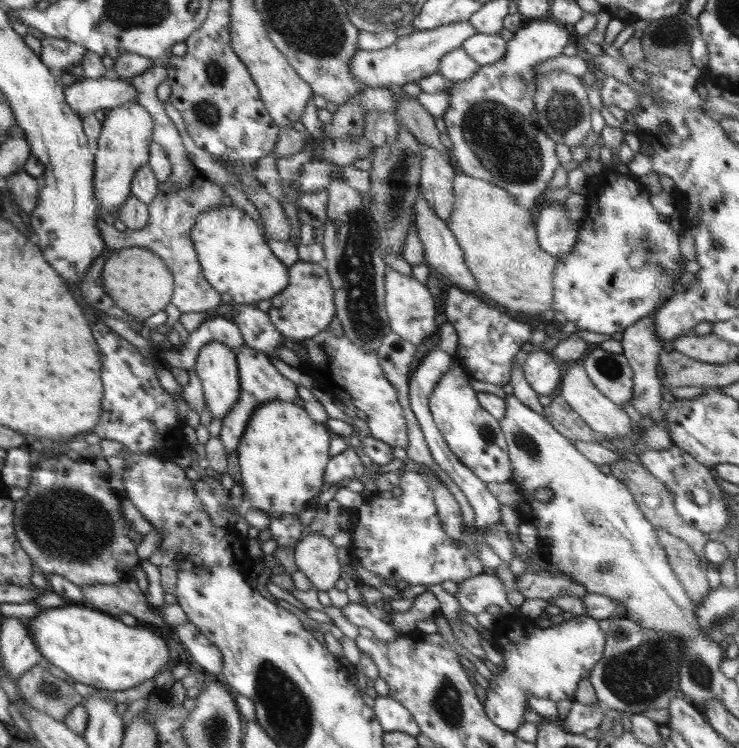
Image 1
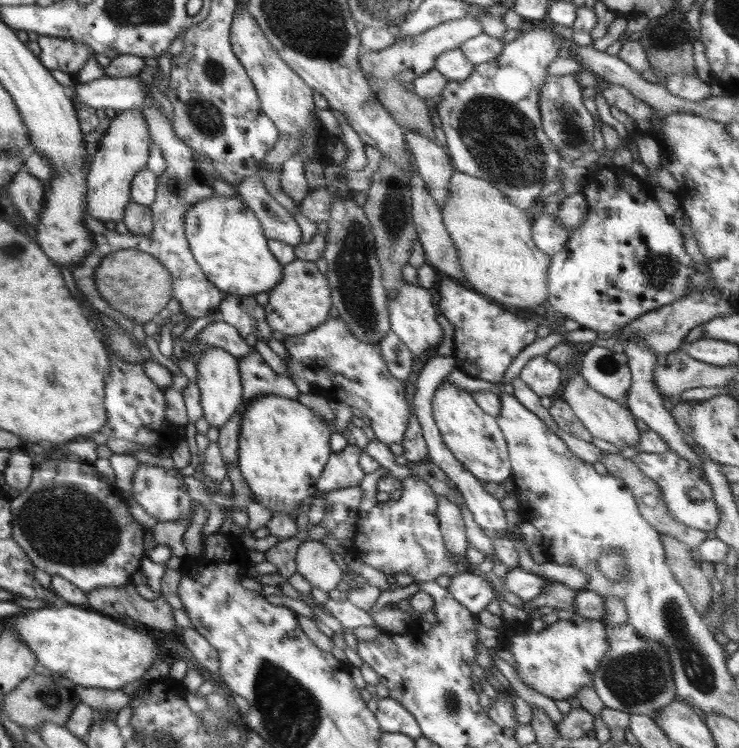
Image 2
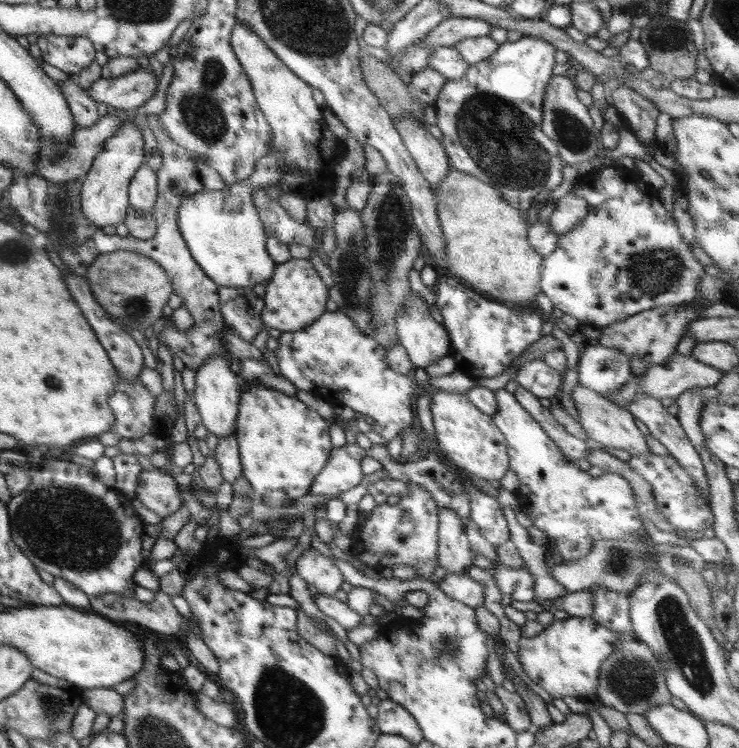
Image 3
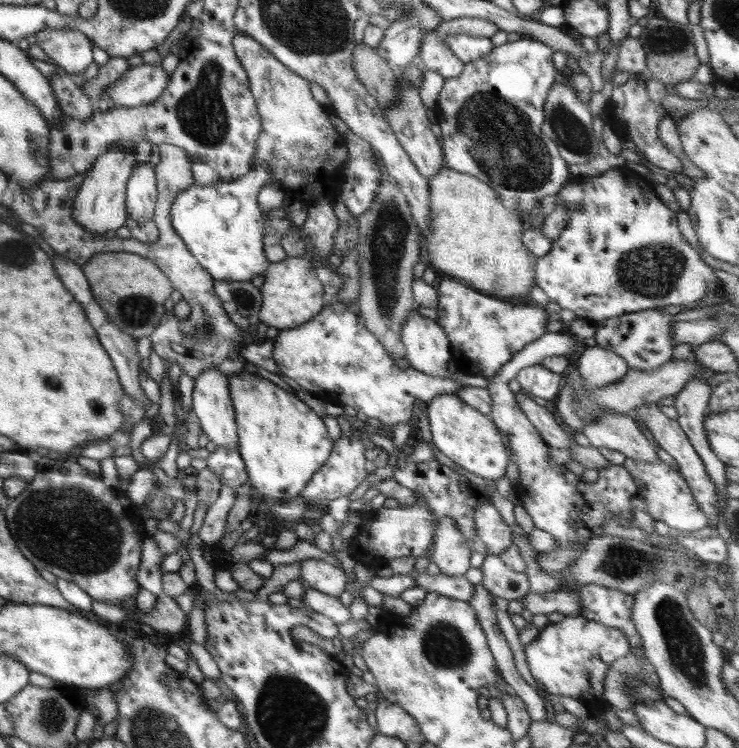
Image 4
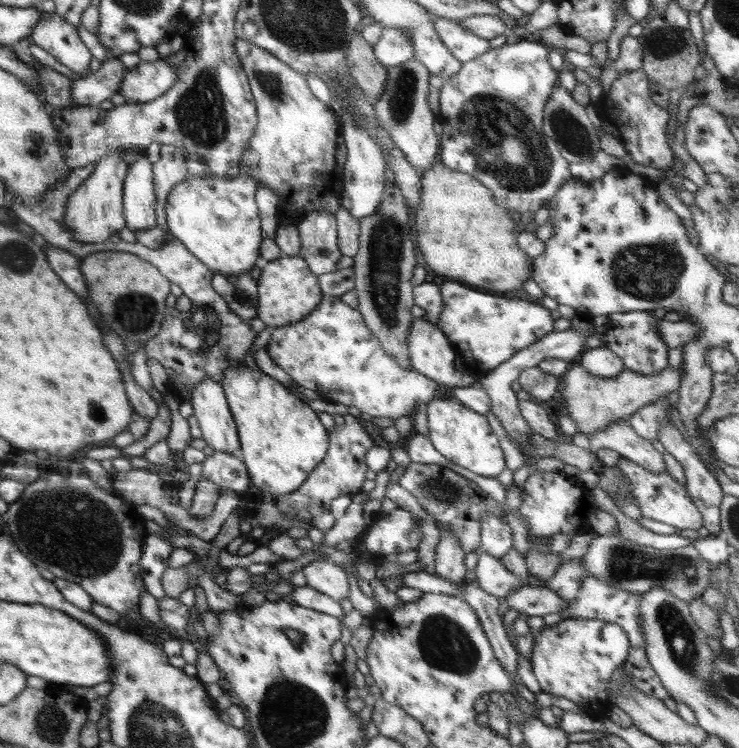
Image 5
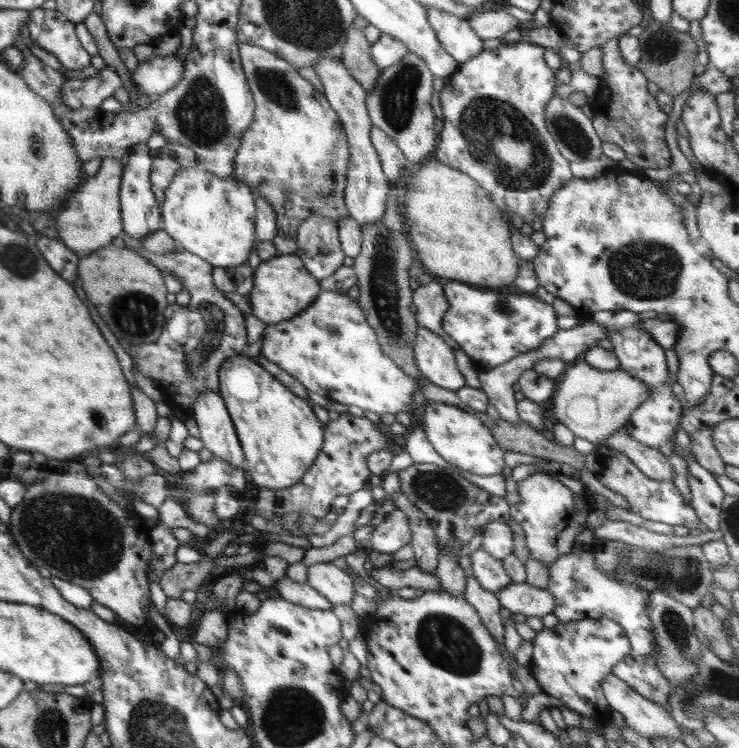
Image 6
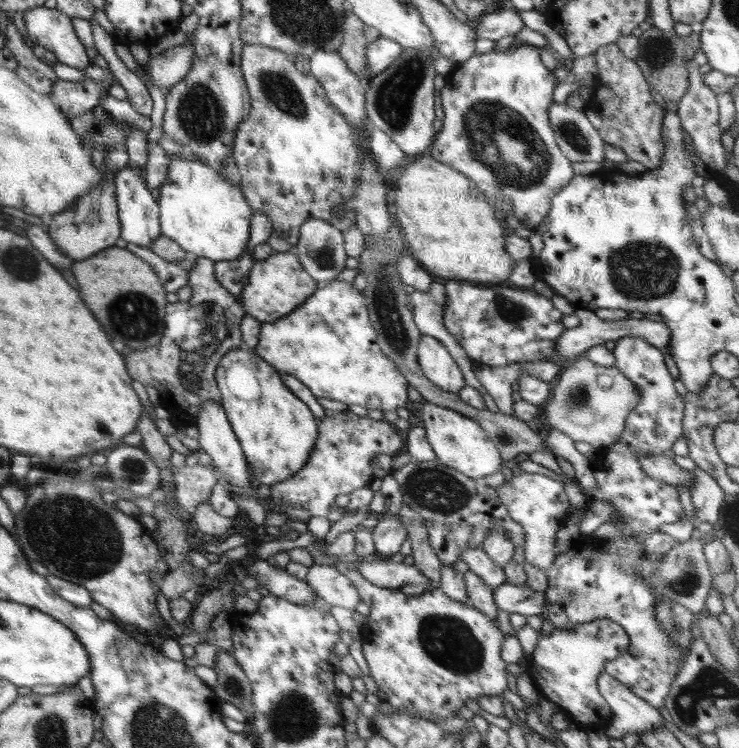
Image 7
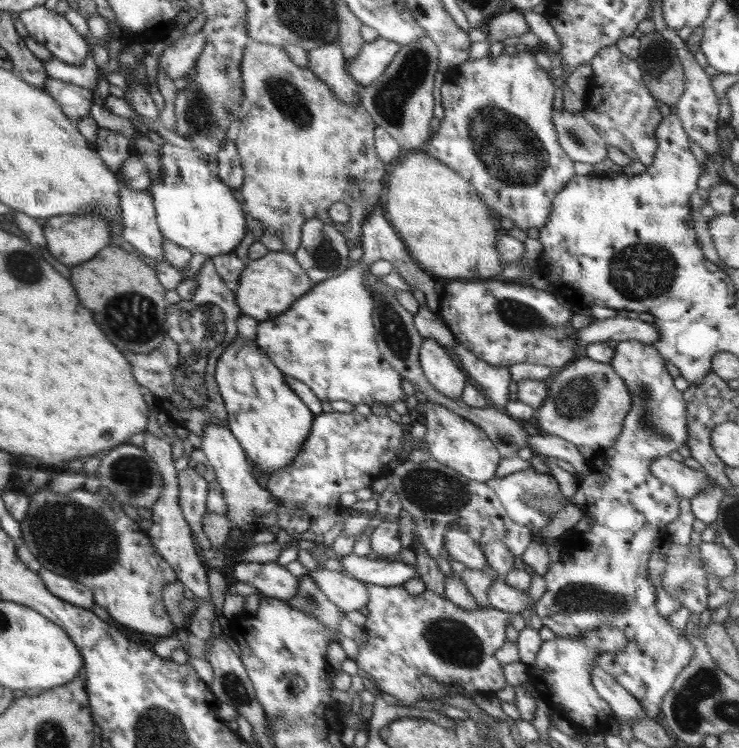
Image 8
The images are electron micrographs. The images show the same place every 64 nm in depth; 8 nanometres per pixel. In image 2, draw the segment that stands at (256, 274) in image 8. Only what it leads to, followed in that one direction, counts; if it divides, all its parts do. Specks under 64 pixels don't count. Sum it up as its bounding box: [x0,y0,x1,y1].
[265,259,333,336]

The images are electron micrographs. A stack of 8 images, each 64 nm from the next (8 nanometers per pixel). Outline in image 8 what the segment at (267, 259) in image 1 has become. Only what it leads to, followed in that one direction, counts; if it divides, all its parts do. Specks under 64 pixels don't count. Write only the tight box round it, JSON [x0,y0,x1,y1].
[148,142,246,257]

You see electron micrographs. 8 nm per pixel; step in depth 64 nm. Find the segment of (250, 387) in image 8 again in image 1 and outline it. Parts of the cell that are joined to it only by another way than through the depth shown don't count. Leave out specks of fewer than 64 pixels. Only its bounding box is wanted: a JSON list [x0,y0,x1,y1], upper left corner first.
[237,400,332,519]

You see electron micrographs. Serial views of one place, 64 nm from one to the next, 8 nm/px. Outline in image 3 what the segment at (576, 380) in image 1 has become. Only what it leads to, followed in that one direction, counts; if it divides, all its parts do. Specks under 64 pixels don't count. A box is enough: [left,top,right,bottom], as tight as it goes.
[572,385,650,456]

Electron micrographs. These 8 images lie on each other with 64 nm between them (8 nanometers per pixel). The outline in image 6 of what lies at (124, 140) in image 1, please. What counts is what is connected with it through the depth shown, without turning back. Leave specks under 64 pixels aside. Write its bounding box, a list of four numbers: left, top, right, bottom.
[56,157,124,258]

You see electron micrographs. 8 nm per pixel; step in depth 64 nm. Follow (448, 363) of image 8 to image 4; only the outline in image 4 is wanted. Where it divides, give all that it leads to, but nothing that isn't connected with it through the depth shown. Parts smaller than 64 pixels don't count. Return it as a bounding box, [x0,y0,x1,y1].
[402,305,489,388]

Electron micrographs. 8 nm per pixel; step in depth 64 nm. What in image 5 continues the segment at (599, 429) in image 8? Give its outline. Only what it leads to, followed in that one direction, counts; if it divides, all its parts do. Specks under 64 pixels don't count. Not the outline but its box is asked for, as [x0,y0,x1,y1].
[559,364,684,438]

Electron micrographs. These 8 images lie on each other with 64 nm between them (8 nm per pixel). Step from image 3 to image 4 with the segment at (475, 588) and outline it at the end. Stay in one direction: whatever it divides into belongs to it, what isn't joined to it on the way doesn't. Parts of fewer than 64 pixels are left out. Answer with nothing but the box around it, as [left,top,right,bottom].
[413,573,475,603]

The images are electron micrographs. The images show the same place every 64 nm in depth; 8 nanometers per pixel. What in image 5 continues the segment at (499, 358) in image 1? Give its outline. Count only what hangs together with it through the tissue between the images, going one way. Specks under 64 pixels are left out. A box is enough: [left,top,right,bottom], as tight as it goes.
[436,279,555,373]

